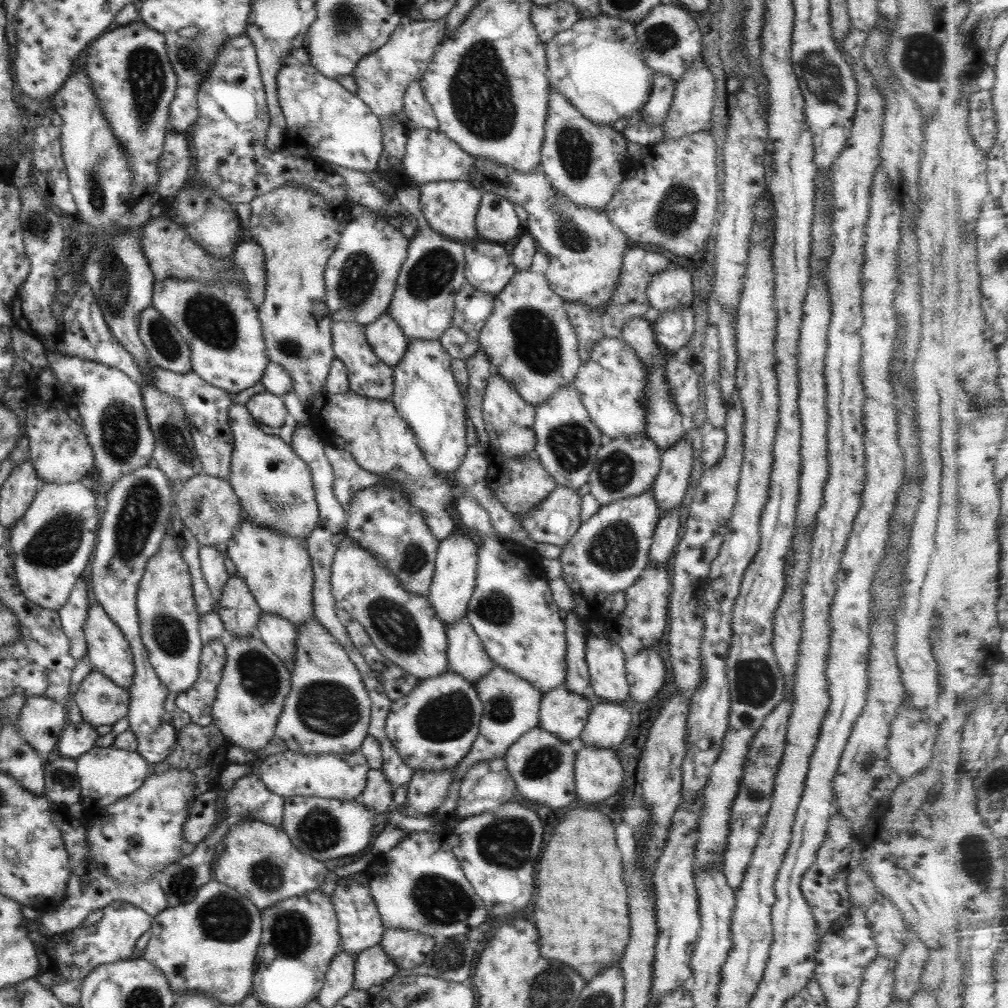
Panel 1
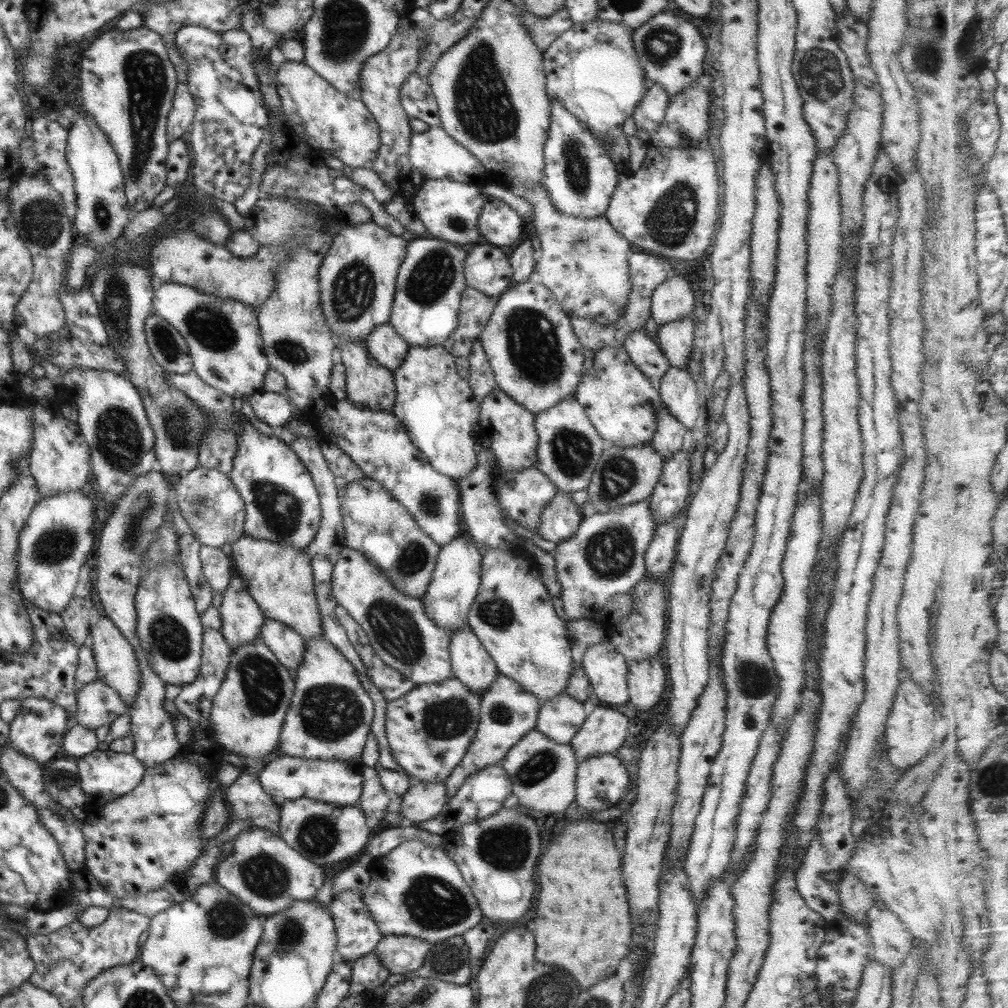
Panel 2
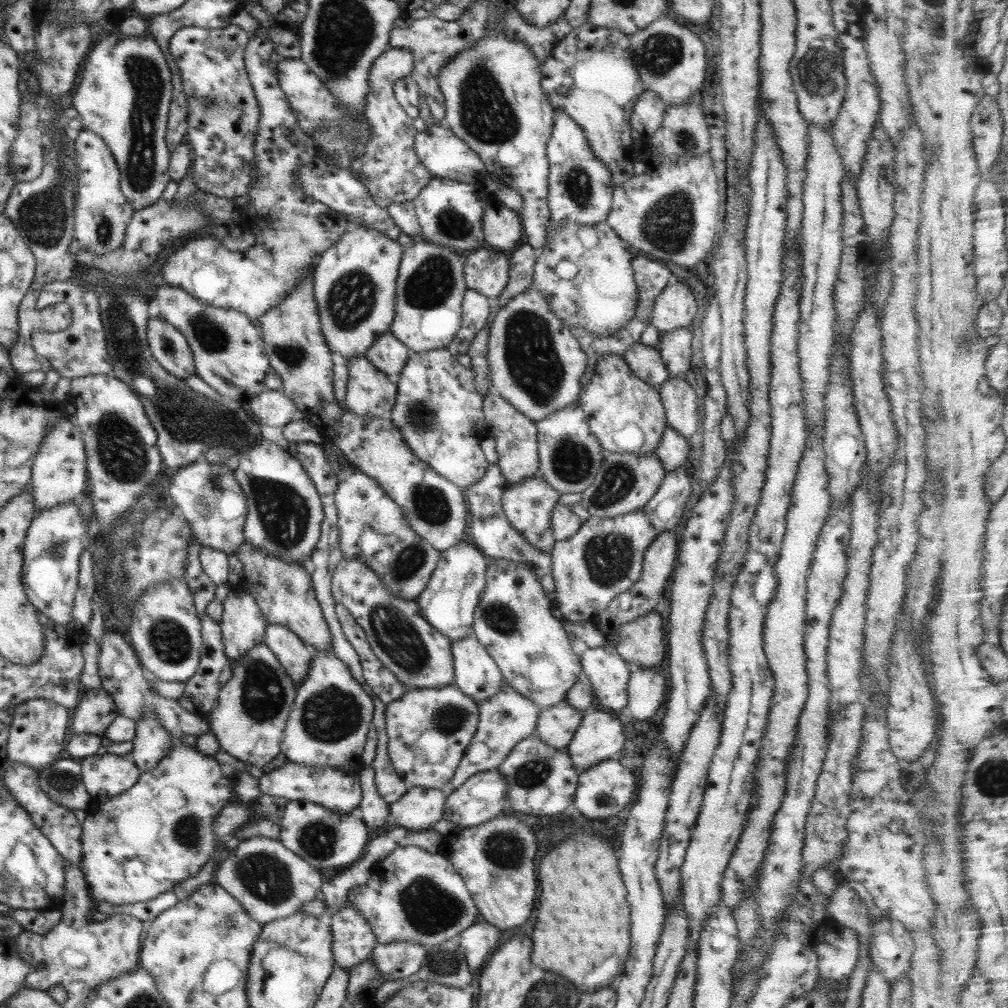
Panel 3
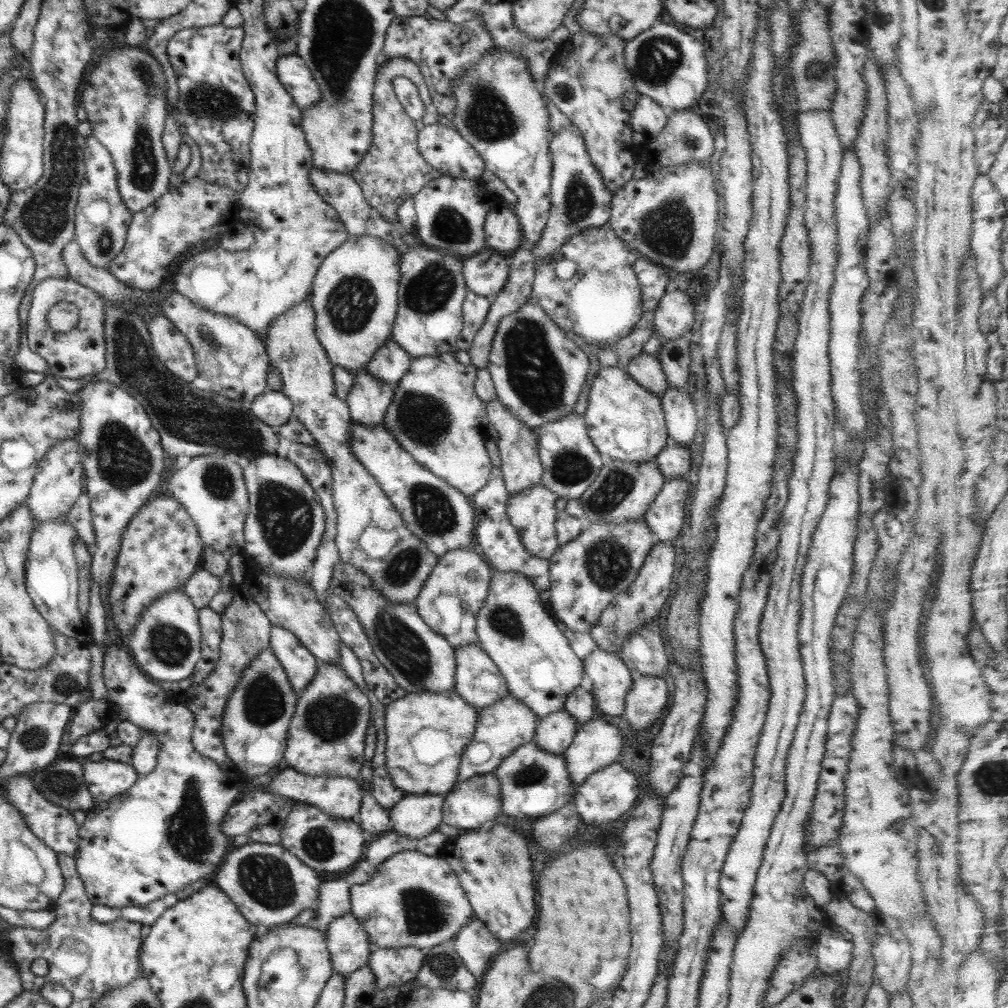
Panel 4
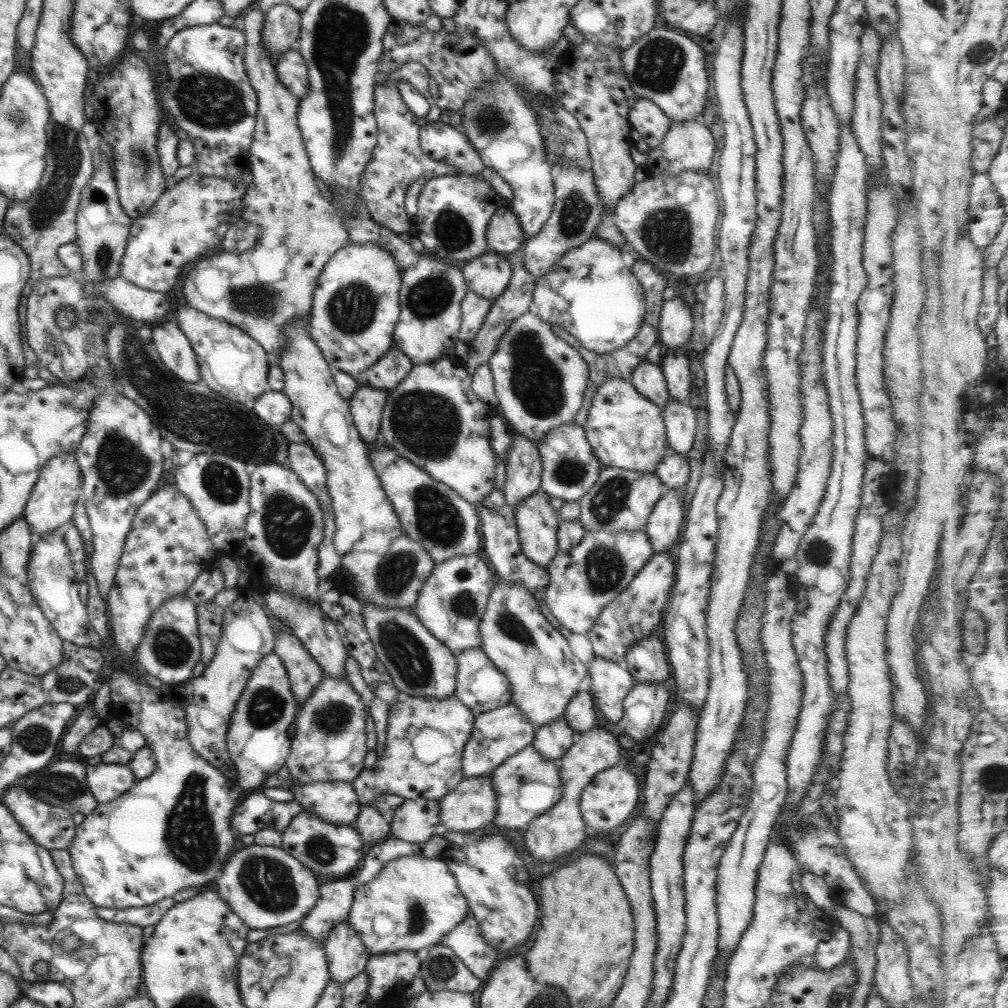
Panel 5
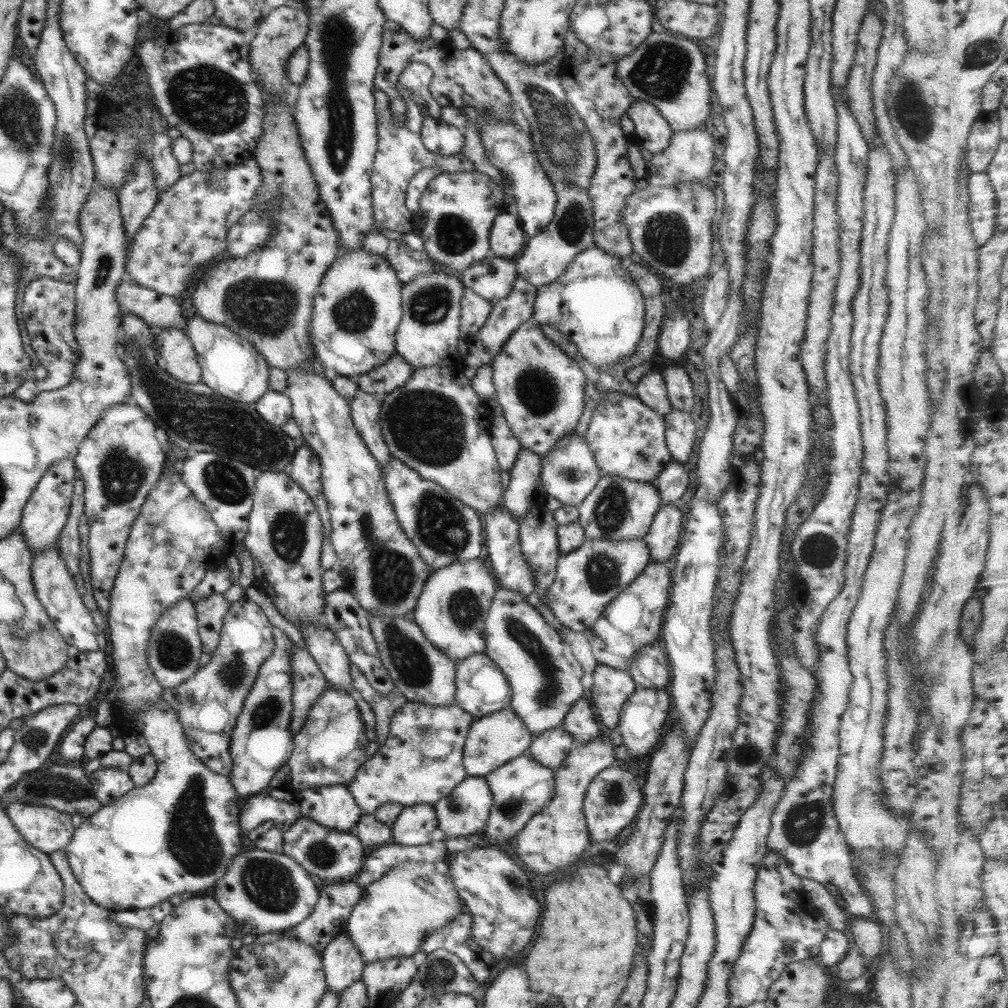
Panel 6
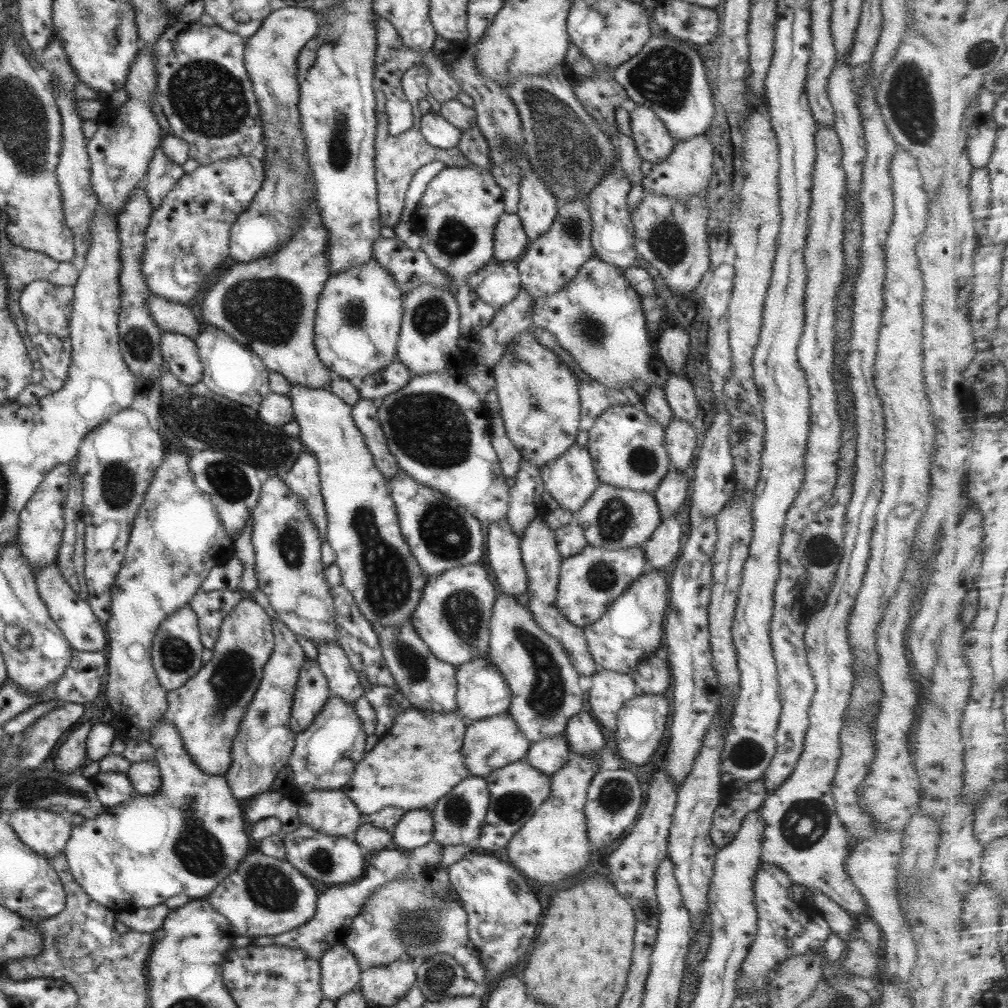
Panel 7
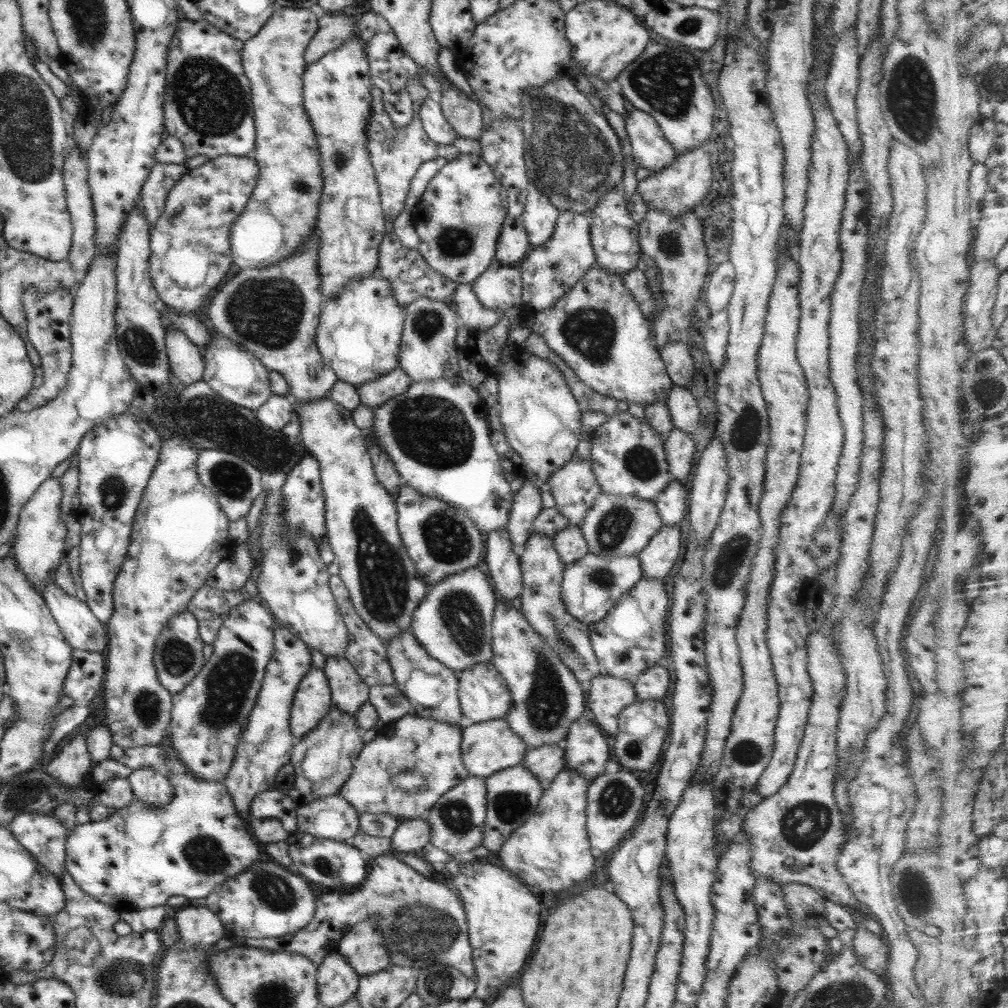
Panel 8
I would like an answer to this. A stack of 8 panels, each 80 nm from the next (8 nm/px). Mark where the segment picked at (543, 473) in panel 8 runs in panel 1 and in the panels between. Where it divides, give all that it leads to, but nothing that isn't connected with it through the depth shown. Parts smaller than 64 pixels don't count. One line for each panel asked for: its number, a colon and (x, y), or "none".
1: (528, 338)
2: (536, 359)
3: (536, 365)
4: (538, 373)
5: (539, 379)
6: (541, 389)
7: (538, 393)

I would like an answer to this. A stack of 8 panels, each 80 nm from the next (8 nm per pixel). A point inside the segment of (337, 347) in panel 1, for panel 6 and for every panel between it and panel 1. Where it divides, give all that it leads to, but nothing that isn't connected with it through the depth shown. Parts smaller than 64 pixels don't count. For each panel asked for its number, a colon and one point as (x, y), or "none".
2: (369, 385)
3: (370, 393)
4: (368, 400)
5: (366, 406)
6: (365, 408)

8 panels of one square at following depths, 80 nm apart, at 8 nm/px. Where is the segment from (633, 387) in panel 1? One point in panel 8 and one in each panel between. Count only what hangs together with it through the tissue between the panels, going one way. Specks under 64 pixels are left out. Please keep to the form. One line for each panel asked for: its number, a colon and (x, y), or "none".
2: (622, 404)
3: (626, 415)
4: (625, 422)
5: (626, 430)
6: (627, 438)
7: (627, 446)
8: (627, 457)

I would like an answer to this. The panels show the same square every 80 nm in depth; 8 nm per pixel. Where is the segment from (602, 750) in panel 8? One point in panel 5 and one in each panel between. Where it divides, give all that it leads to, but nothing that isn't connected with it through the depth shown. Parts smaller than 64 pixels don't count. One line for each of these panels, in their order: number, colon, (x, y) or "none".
5: (579, 714)
6: (580, 722)
7: (583, 733)

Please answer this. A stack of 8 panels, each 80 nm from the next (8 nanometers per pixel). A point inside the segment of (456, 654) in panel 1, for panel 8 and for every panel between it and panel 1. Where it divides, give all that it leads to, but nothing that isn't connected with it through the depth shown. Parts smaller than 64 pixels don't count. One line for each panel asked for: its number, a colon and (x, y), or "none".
2: (471, 664)
3: (475, 673)
4: (478, 681)
5: (480, 685)
6: (481, 688)
7: (482, 692)
8: (483, 696)

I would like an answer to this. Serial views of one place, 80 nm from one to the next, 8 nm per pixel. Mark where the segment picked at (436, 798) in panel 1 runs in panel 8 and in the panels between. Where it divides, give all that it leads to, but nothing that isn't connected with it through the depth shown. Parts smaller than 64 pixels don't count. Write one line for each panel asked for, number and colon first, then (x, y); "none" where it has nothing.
2: (424, 801)
3: (418, 809)
4: (416, 816)
5: (415, 821)
6: (414, 826)
7: (415, 829)
8: (412, 835)

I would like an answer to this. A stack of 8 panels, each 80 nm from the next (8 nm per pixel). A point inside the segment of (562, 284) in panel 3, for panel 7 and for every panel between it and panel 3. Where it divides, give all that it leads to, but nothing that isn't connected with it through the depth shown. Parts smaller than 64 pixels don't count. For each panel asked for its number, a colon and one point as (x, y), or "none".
4: (602, 302)
5: (590, 293)
6: (596, 303)
7: (598, 318)

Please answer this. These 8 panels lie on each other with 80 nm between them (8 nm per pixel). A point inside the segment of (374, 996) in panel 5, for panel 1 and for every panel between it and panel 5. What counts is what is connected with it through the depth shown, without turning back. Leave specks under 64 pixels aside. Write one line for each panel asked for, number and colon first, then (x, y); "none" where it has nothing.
1: (408, 948)
2: (399, 954)
3: (395, 960)
4: (391, 966)

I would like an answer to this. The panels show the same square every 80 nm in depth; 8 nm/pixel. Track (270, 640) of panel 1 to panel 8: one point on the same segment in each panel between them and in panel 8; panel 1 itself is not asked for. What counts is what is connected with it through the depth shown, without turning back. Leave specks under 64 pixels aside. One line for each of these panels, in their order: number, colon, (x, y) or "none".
2: (288, 646)
3: (295, 656)
4: (300, 665)
5: (304, 673)
6: (308, 681)
7: (312, 691)
8: (312, 702)

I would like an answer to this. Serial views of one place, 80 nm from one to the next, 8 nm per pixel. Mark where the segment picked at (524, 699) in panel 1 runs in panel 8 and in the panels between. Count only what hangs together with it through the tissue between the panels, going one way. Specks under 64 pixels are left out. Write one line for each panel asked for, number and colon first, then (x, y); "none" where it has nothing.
2: (507, 712)
3: (507, 718)
4: (507, 724)
5: (499, 733)
6: (494, 739)
7: (491, 743)
8: (486, 747)

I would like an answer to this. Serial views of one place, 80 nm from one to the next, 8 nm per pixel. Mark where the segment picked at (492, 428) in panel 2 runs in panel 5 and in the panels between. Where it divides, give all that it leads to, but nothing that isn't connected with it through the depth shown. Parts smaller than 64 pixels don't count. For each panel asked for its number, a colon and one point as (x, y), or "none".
3: (516, 435)
4: (521, 468)
5: (523, 464)

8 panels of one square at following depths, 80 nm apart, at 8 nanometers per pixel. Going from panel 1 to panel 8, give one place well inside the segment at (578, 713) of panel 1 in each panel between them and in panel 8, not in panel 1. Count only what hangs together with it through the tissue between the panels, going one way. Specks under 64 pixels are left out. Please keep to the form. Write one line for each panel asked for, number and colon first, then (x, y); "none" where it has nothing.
2: (558, 719)
3: (556, 725)
4: (554, 733)
5: (552, 740)
6: (550, 748)
7: (548, 755)
8: (545, 762)

